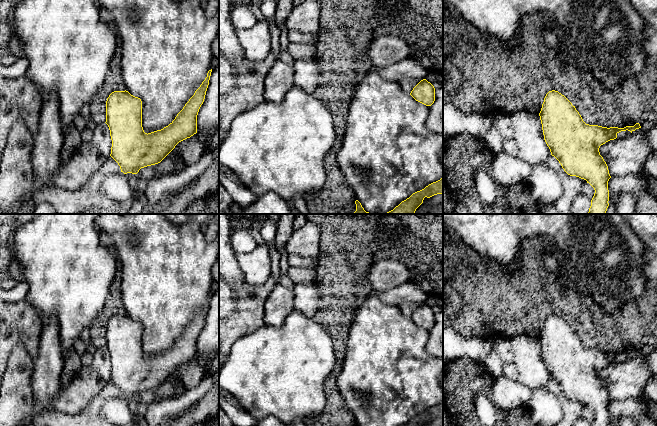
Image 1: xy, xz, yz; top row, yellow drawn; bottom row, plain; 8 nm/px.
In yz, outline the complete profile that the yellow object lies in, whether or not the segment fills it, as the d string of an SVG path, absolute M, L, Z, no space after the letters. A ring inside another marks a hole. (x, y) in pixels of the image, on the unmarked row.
M549 315L539 337L544 364L564 395L584 403L595 414L591 426L608 426L608 390L599 372L617 362L621 355L641 352L634 350L602 351L586 348L575 330L561 317Z

